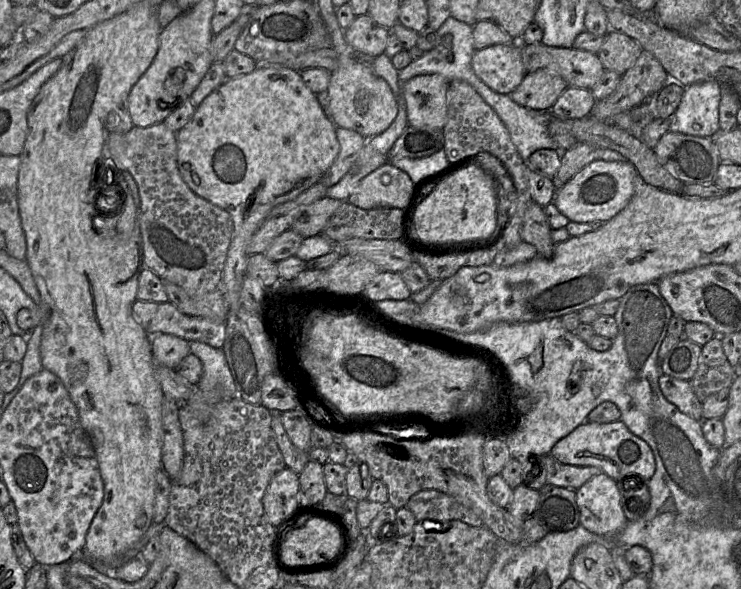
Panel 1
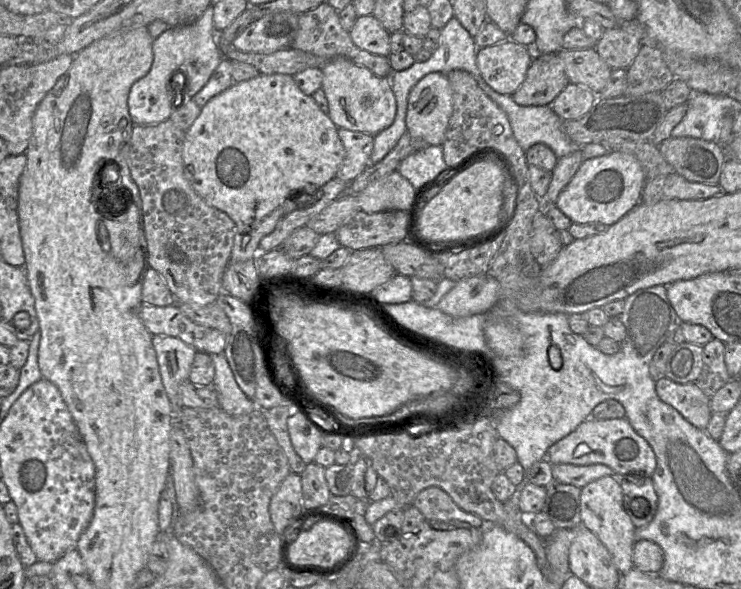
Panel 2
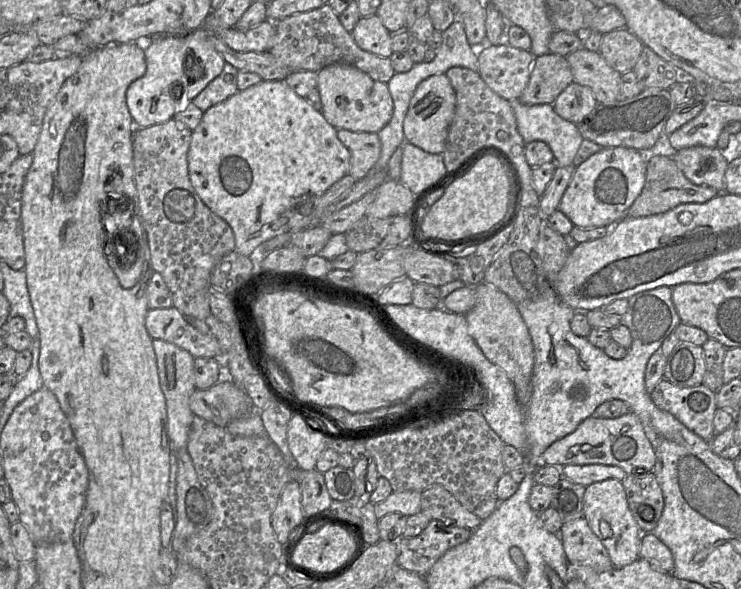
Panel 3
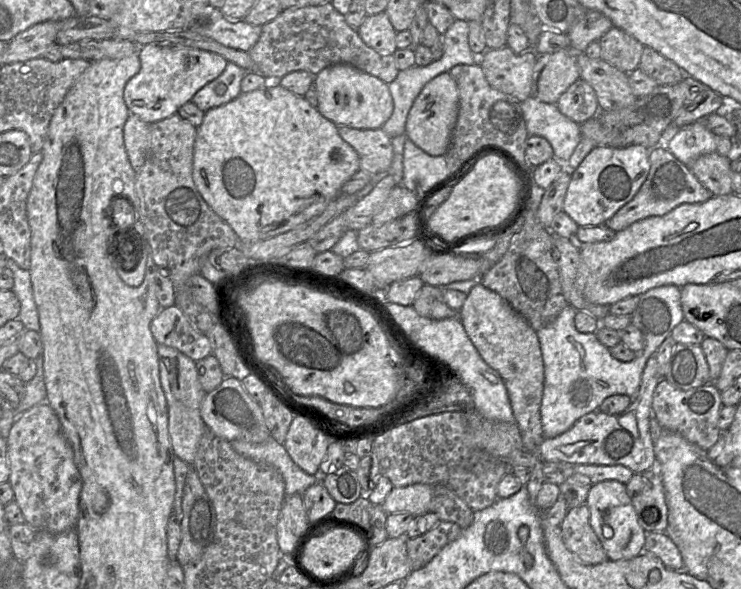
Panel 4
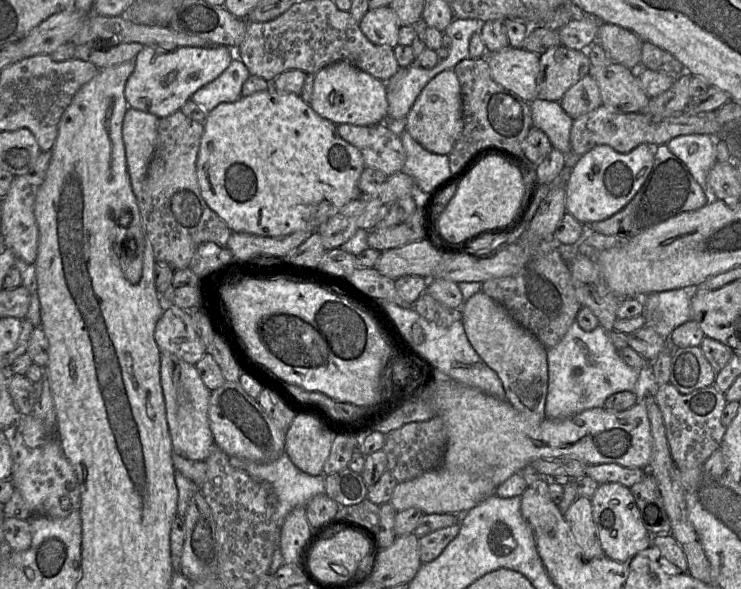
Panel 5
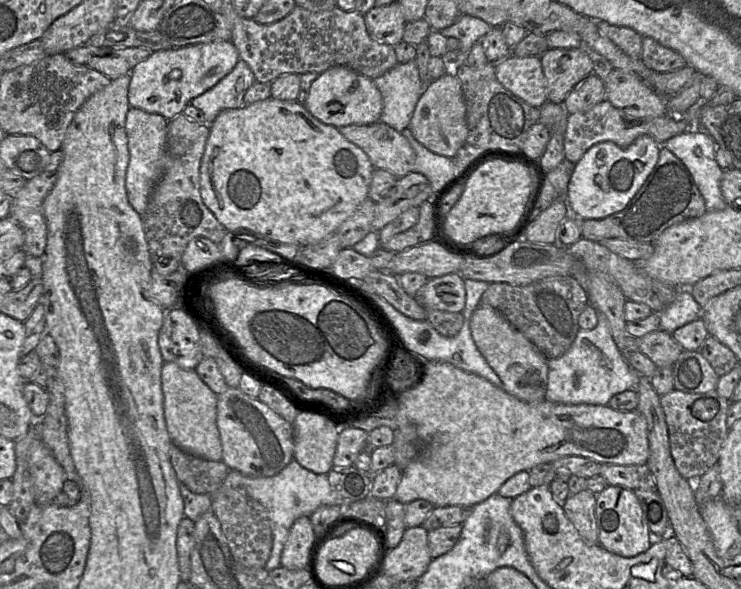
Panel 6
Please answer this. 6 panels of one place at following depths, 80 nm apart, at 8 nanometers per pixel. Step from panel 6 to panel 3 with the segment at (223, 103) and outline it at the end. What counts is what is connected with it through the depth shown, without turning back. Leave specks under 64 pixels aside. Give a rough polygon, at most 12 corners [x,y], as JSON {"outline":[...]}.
{"outline":[[236,67],[221,74],[193,99],[205,112],[238,92]]}

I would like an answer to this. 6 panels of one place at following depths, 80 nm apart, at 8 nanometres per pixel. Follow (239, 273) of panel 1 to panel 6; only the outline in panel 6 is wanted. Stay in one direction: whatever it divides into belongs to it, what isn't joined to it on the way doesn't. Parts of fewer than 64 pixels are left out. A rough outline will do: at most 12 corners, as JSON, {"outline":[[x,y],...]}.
{"outline":[[300,100],[224,109],[201,196],[228,231],[304,247],[374,169]]}

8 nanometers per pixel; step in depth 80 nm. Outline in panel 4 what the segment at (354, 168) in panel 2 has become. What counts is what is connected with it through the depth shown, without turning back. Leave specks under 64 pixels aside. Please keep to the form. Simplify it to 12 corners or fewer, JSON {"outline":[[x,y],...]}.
{"outline":[[337,126],[359,170],[388,173],[392,139],[381,129]]}

